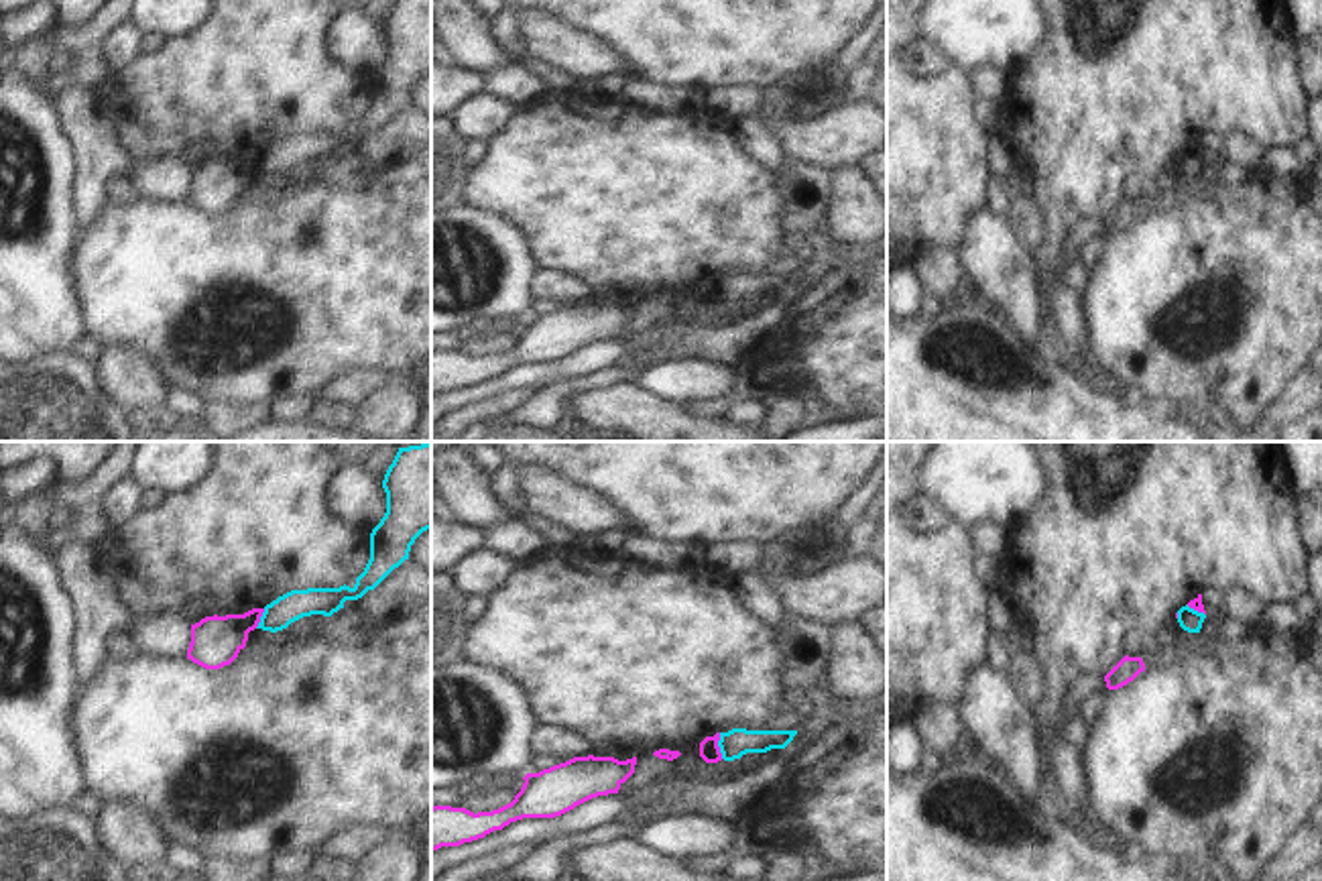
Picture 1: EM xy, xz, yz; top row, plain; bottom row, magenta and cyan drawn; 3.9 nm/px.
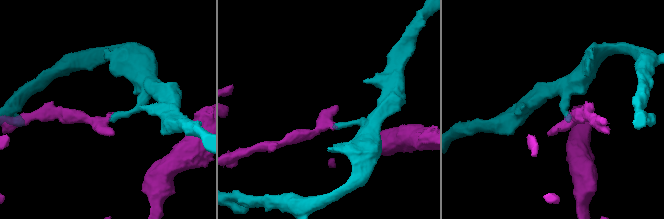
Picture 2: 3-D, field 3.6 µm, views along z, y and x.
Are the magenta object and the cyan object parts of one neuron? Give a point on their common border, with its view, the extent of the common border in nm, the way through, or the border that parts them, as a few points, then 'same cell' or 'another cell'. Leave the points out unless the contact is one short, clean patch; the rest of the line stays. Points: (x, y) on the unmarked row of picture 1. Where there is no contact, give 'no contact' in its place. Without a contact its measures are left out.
meets magenta in xz at (716, 289); contact 110 nm long; border along xz (718, 277), (723, 302); another cell

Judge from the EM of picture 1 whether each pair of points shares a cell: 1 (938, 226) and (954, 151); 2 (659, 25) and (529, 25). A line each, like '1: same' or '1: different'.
1: same
2: different

